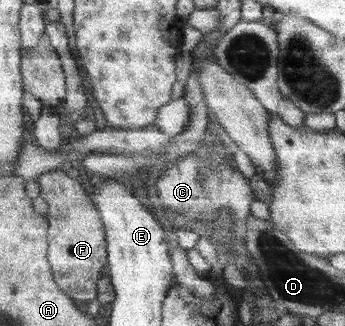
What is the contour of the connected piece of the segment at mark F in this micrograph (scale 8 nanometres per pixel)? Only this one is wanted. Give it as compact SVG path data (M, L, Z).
M53 170L38 177L40 197L48 204L47 218L50 221L50 248L48 256L54 278L62 290L74 298L78 304L84 305L93 299L98 299L98 281L107 274L108 241L106 240L106 225L94 205L91 195L85 193L79 180L69 177L62 170Z

